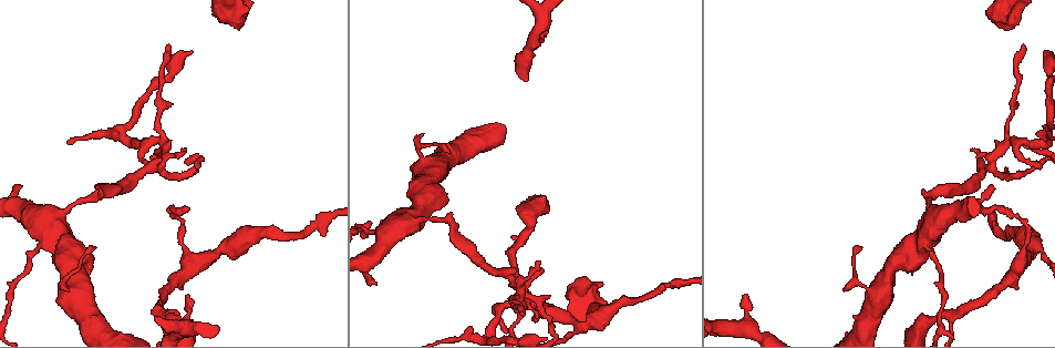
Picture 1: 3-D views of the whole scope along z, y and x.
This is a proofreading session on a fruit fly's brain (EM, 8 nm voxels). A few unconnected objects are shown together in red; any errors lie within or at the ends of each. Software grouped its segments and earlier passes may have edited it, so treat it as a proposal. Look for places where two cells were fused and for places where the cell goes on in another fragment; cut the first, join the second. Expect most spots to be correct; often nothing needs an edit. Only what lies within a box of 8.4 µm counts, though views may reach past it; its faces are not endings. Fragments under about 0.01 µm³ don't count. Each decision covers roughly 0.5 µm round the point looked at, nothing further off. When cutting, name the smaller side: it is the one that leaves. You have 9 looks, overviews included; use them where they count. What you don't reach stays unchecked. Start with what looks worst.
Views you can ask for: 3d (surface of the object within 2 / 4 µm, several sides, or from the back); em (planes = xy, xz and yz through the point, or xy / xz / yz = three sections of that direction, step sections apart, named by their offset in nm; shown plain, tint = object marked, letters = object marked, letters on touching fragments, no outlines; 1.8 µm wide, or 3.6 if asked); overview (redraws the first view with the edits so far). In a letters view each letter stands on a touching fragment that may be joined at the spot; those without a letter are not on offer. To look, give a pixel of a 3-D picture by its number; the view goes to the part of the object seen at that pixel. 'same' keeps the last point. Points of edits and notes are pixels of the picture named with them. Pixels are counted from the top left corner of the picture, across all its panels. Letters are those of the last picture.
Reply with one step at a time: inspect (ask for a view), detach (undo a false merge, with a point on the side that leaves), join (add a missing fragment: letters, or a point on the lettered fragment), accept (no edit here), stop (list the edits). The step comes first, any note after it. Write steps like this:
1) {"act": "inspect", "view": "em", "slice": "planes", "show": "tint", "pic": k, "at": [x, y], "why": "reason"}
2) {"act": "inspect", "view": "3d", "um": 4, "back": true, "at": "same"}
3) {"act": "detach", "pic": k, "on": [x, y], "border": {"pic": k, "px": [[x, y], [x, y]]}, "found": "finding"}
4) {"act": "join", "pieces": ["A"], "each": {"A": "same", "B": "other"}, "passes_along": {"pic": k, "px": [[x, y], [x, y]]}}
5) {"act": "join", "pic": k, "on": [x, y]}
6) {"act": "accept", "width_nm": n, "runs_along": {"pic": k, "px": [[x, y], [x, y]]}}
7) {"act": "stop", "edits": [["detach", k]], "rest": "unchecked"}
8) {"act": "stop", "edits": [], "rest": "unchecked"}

{"act": "inspect", "view": "em", "slice": "planes", "show": "letters", "pic": 1, "at": [1011, 142], "why": "abrupt turn"}

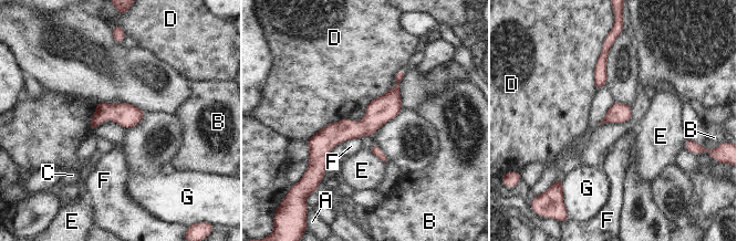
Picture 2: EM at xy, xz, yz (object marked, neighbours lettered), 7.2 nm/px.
{"act": "accept", "width_nm": 140, "each": {"A": "other", "B": "other", "C": "other", "D": "other", "E": "other", "F": "other", "G": "other"}, "runs_along": {"pic": 2, "px": [[401, 73], [393, 96], [314, 163]]}, "found": "all the same cell"}

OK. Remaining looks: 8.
{"act": "inspect", "view": "3d", "um": 2, "pic": 1, "at": [238, 30], "why": "an open end"}

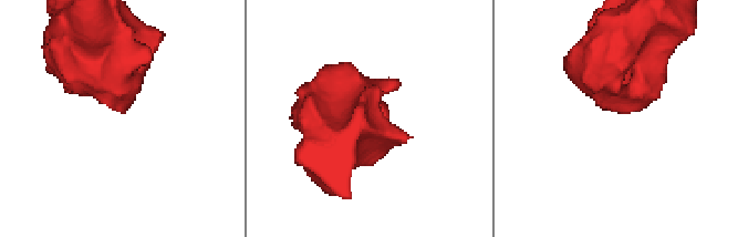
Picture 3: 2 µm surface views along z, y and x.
{"act": "inspect", "view": "em", "slice": "xy", "step": 4, "show": "tint", "pic": 3, "at": [123, 110]}

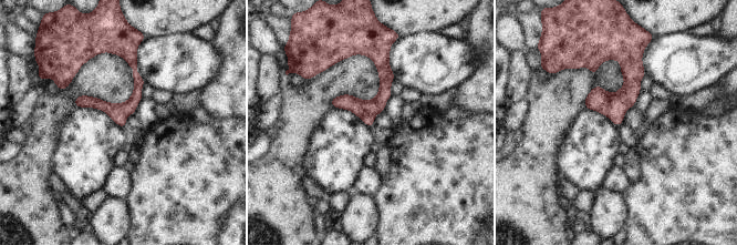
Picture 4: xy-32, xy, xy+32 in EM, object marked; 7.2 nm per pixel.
{"act": "inspect", "view": "em", "slice": "planes", "show": "letters", "at": "same"}

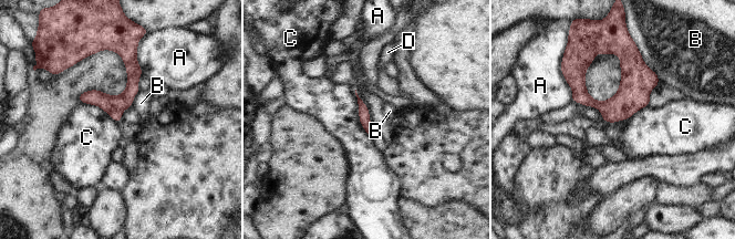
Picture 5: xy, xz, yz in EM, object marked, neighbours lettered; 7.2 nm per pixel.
{"act": "accept", "each": {"A": "other", "B": "other", "C": "other", "D": "other"}, "border": {"pic": 5, "px": [[354, 90], [359, 122], [369, 135]]}, "found": "no lettered fragment goes on from it"}

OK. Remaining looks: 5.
{"act": "inspect", "view": "em", "um": 3.6, "slice": "planes", "show": "plain", "pic": 1, "at": [61, 214], "why": "looks like a crossing"}

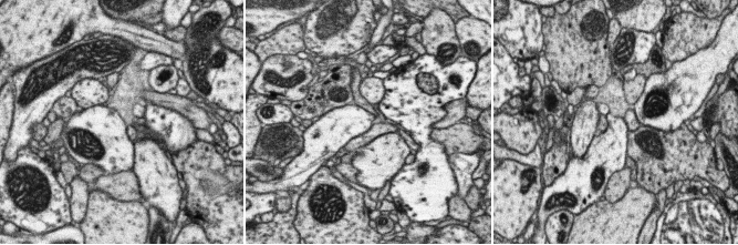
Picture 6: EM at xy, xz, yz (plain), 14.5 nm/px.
{"act": "inspect", "view": "em", "um": 3.6, "slice": "planes", "show": "tint", "at": "same"}

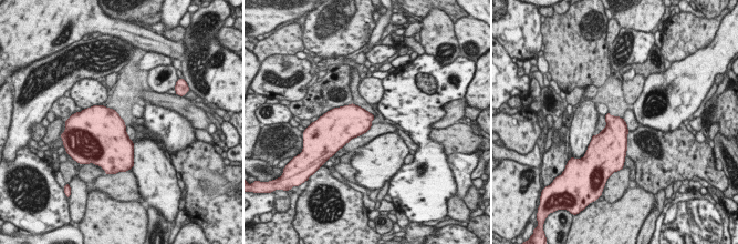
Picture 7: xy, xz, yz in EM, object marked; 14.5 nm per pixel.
{"act": "inspect", "view": "em", "um": 3.6, "slice": "planes", "show": "letters", "at": "same"}

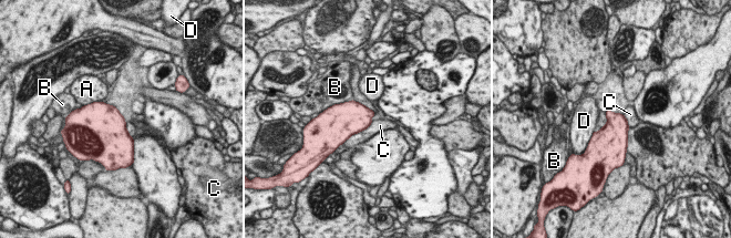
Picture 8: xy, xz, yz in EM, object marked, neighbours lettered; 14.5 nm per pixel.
{"act": "accept", "each": {"A": "other", "B": "other", "C": "other", "D": "other"}, "border": {"pic": 8, "px": [[372, 122], [341, 144]]}, "found": "one cell here"}

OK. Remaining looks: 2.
{"act": "inspect", "view": "em", "slice": "xz", "step": 8, "show": "plain", "pic": 1, "at": [953, 313], "why": "sudden change in width"}

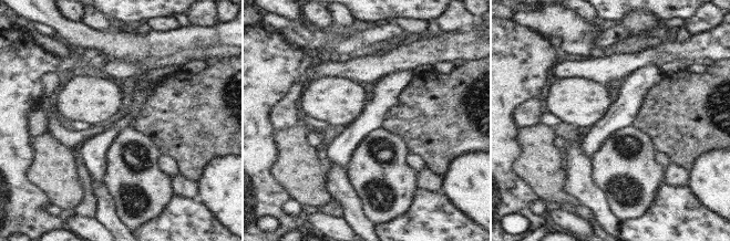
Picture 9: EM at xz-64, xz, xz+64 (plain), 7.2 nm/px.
{"act": "inspect", "view": "em", "slice": "xz", "step": 8, "show": "letters", "at": "same", "why": "what lies round it"}

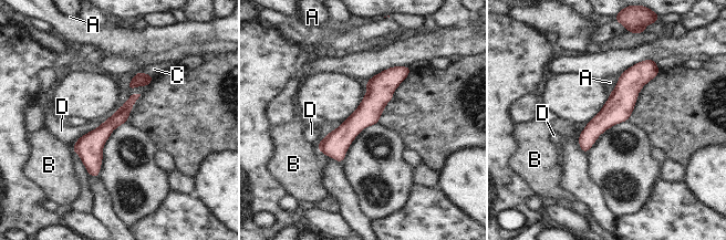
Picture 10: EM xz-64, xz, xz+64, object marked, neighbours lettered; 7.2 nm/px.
{"act": "accept", "each": {"A": "other", "B": "other", "C": "other", "D": "other"}, "border": {"pic": 10, "px": [[102, 123], [75, 139]]}, "found": "continuous, no second cell"}

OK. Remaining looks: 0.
{"act": "stop", "edits": [], "rest": "unchecked"}

